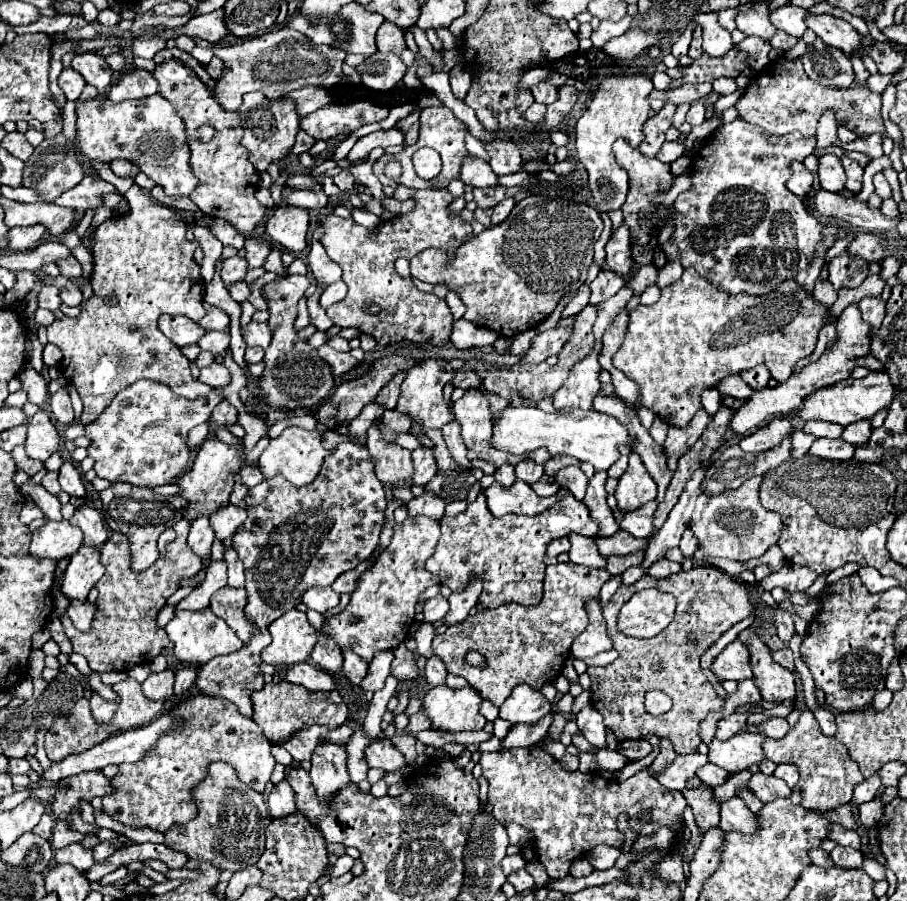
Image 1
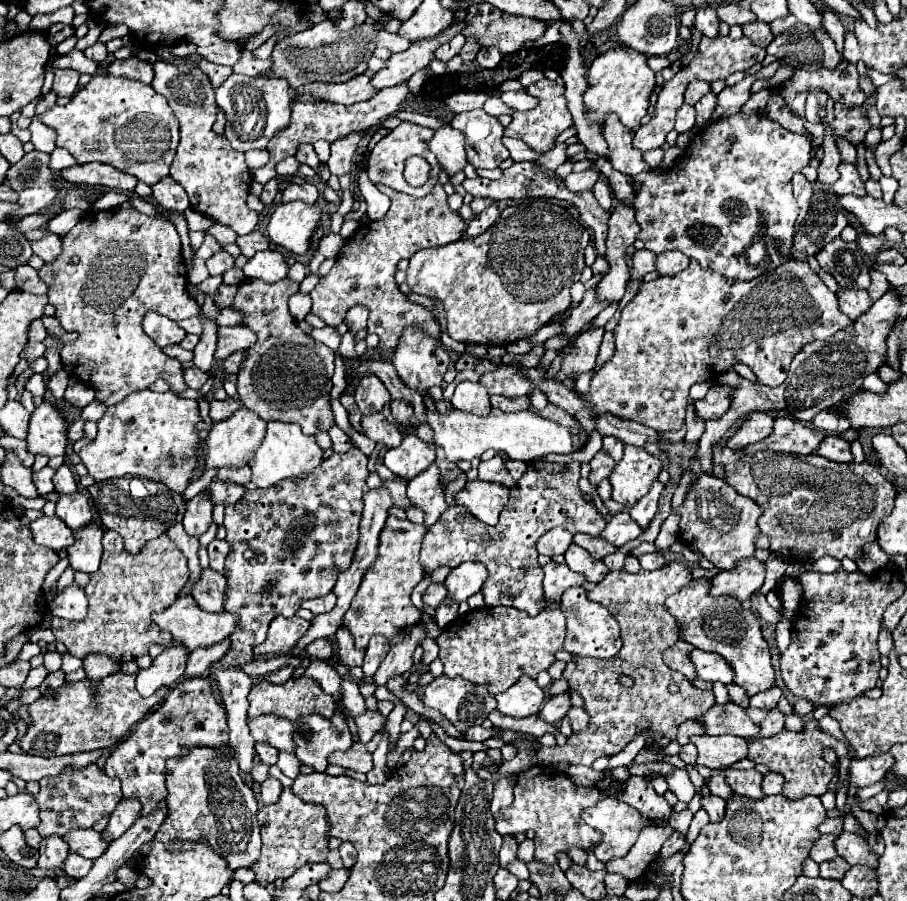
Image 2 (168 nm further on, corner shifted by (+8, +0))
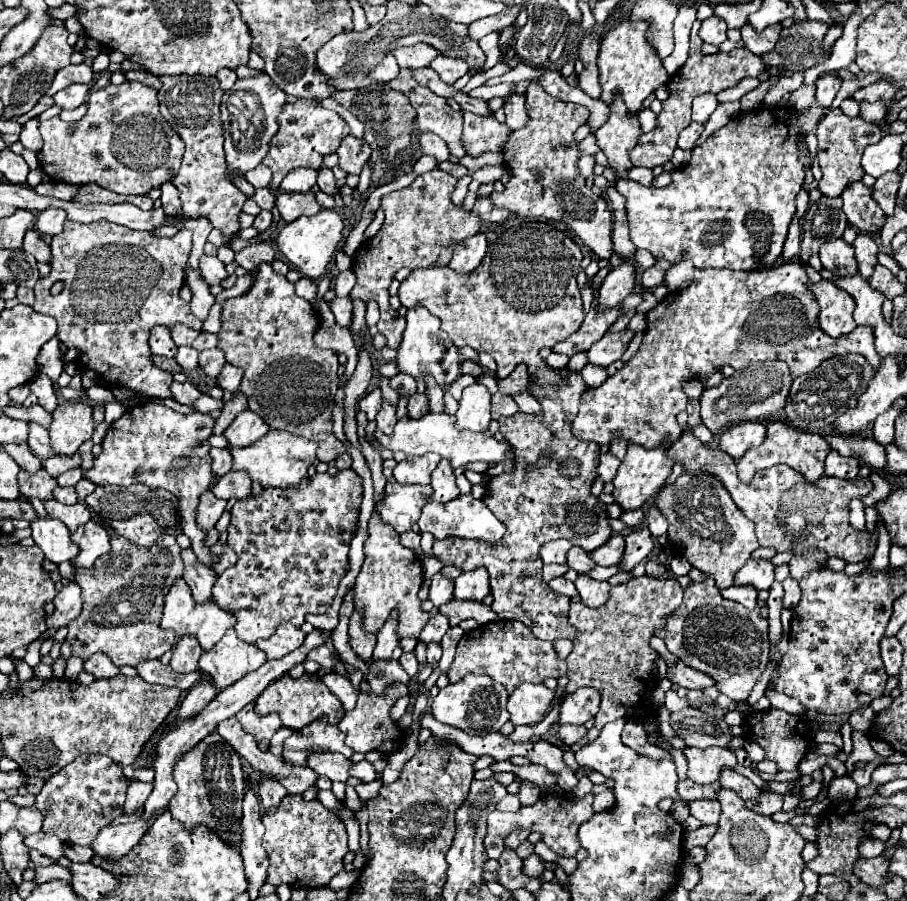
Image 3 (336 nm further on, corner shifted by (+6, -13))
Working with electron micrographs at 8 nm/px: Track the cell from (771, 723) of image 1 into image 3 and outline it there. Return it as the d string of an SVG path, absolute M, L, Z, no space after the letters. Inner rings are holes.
M685 708L681 712L671 714L671 724L679 738L685 740L687 746L709 748L709 746L729 746L733 740L731 726L725 720L711 718L697 708Z

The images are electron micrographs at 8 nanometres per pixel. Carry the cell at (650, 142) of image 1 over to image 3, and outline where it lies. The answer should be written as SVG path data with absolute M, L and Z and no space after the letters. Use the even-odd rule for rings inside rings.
M695 22L691 28L691 48L689 48L689 58L687 62L671 76L667 90L669 90L669 98L663 102L663 110L657 116L657 128L649 134L641 134L639 144L631 150L631 162L635 166L645 166L645 168L655 168L655 166L663 166L671 160L675 148L677 148L677 138L679 132L691 122L691 102L695 96L711 92L711 94L719 94L725 88L735 86L741 78L745 76L753 76L757 78L763 70L765 70L765 62L761 56L751 54L751 50L747 48L737 48L731 52L717 52L717 54L701 54L701 38L699 38L699 26L701 22Z

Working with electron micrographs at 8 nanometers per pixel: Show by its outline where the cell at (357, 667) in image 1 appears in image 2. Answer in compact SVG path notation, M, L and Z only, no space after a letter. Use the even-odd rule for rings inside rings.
M341 627L341 629L337 629L335 635L337 635L337 641L339 641L339 659L341 659L341 663L349 665L349 667L361 665L365 651L363 649L355 649L349 629Z

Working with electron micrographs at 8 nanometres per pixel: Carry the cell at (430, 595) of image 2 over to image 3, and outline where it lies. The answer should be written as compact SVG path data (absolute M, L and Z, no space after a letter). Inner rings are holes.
M435 574L431 580L431 586L429 586L429 600L439 608L439 606L451 602L451 598L453 598L453 580L449 580L441 574Z

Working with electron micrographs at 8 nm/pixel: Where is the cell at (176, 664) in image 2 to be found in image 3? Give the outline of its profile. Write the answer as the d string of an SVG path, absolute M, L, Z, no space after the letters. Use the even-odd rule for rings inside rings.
M193 636L181 638L173 648L173 658L171 658L169 666L177 674L189 674L197 668L197 660L201 654L203 654L203 650L201 650L197 638L193 638Z

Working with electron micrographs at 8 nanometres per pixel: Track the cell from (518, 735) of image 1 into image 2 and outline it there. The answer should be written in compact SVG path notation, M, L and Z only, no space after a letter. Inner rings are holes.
M569 691L567 693L561 693L561 695L557 695L557 697L551 697L545 705L543 705L543 709L539 711L539 717L543 717L547 723L557 723L557 721L561 721L565 715L567 715L567 711L571 709L571 699L569 699Z

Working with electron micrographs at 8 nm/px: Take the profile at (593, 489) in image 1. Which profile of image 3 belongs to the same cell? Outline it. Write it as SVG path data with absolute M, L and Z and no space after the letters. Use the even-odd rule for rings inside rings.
M601 454L601 460L599 460L599 466L597 466L597 476L603 480L603 482L611 482L617 474L617 468L621 466L621 460L617 460L613 454Z

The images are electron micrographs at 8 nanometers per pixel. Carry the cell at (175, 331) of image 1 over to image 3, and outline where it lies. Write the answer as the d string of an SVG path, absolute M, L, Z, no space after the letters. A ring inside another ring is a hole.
M153 326L151 328L151 336L149 336L149 346L153 354L165 356L165 358L173 358L175 356L175 342L171 338L171 330L165 326Z

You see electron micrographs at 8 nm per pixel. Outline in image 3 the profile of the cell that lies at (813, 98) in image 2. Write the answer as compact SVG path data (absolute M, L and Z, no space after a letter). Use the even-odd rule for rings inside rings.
M823 76L823 78L817 78L815 86L817 86L817 92L815 92L815 94L817 94L819 106L829 108L831 102L835 100L835 94L837 94L839 88L841 88L841 82L839 82L839 78L835 78L835 76Z

